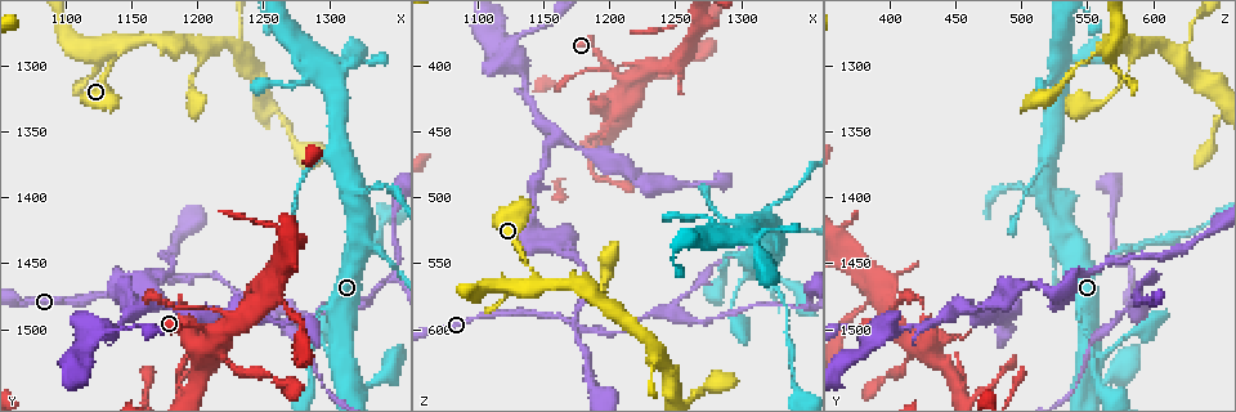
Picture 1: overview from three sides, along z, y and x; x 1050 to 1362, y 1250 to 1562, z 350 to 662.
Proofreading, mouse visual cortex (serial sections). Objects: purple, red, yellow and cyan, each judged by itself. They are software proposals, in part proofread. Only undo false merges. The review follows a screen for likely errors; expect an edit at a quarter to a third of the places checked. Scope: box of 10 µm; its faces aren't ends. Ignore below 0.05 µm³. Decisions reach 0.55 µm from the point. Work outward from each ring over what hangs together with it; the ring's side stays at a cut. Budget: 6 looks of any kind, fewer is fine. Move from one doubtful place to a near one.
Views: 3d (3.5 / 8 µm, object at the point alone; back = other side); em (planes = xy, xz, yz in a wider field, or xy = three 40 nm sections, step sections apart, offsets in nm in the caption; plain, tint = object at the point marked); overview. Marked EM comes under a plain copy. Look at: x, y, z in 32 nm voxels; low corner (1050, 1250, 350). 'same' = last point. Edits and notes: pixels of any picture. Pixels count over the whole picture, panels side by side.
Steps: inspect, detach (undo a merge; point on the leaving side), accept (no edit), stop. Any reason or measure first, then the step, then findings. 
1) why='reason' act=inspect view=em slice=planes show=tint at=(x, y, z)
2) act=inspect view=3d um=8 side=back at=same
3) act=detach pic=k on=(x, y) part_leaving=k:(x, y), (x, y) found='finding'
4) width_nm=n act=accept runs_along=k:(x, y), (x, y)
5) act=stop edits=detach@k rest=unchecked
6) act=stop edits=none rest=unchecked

why='thick turns thin' act=inspect view=3d um=3.5 at=(1210, 1512, 420)

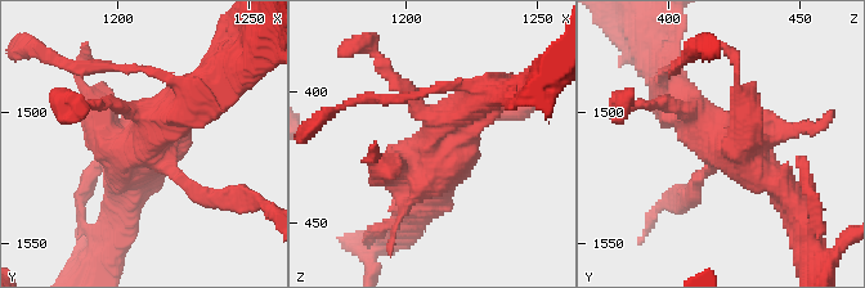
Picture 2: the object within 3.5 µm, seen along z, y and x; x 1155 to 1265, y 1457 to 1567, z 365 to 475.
act=inspect view=em slice=xy step=3 show=tint at=(1211, 1510, 419)

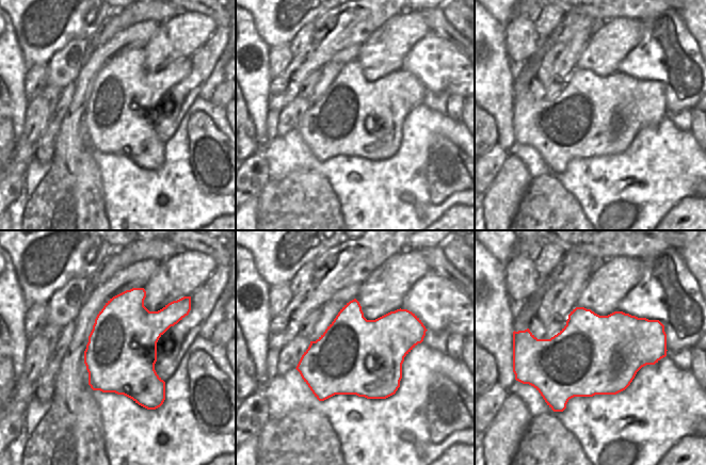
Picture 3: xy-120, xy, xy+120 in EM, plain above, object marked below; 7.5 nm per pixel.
act=accept runs_along=2:(663, 103), (742, 143), (784, 190) found='all the same cell'

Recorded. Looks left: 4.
why='thin arm on a thick one' act=inspect view=3d um=3.5 at=(1256, 1474, 394)

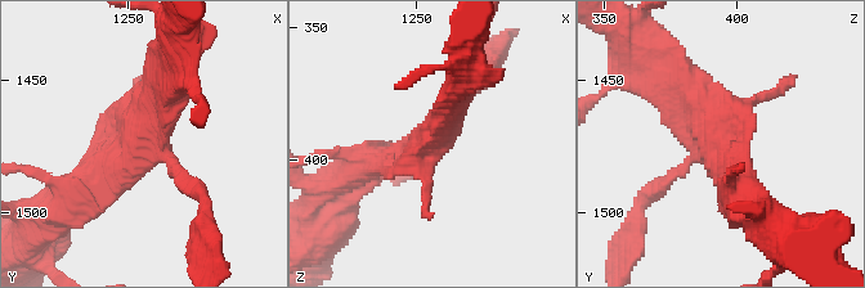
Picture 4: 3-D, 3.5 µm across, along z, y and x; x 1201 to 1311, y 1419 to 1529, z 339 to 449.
act=inspect view=em slice=xy step=3 show=tint at=(1254, 1471, 392)

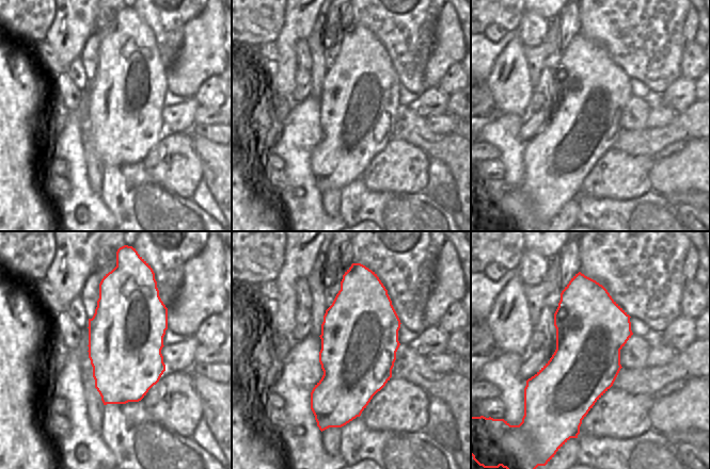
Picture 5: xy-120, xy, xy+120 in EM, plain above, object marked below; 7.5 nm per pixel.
act=accept runs_along=4:(77, 192), (140, 136), (173, 85) found='one cell here'

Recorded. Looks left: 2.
why='side arm on a straight run' act=inspect view=3d um=3.5 at=(1202, 1284, 586)

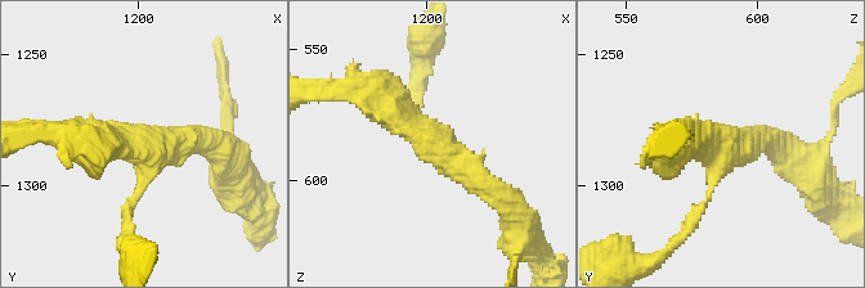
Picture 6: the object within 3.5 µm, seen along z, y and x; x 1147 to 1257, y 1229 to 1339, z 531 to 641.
why='need the tissue' act=inspect view=em slice=xy step=1 show=tint at=(1202, 1286, 585)

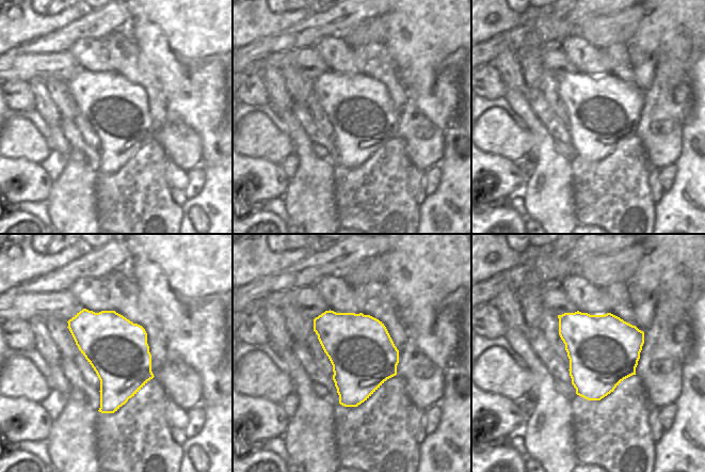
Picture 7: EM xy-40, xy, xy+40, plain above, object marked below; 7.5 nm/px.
act=accept found='all the same cell'

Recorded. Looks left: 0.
act=stop edits=none rest=unchecked

